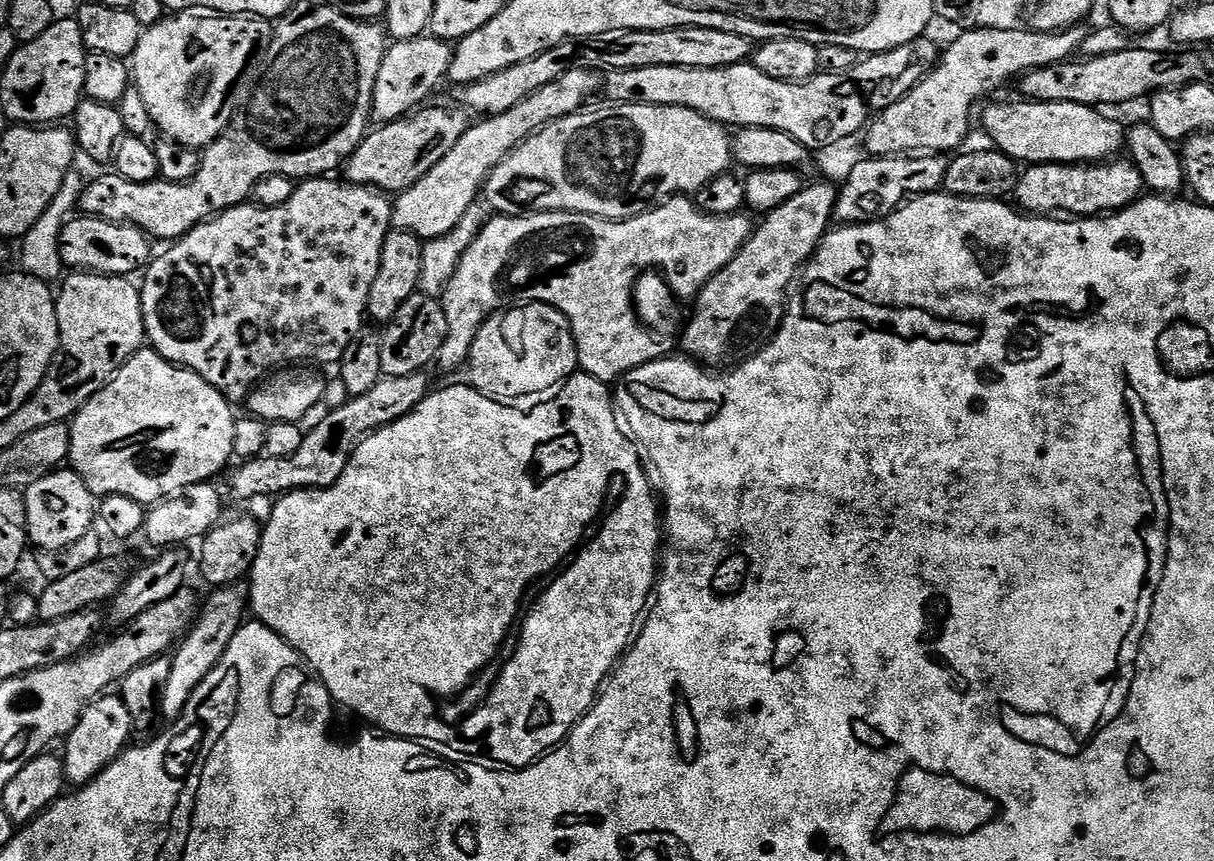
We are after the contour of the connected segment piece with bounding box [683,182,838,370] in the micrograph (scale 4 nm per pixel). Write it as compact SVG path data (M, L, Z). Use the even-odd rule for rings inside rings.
M832 182L821 183L812 184L809 188L808 185L801 187L800 192L794 194L794 198L790 198L790 202L767 213L761 219L764 221L758 224L752 236L742 246L742 250L738 250L734 259L718 274L714 274L714 278L710 278L710 282L706 282L703 290L695 296L691 305L692 317L684 328L683 351L691 359L712 370L728 370L745 358L755 356L776 335L784 322L786 297L798 273L816 253L816 248L834 220L837 185Z

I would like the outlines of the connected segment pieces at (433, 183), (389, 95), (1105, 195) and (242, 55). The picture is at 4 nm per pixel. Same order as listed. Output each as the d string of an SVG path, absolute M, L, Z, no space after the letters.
M921 38L910 42L906 46L898 46L889 52L878 52L865 55L857 59L852 68L841 72L821 71L819 74L802 81L801 84L787 84L781 80L770 78L762 74L762 70L755 68L751 62L726 66L725 68L687 68L686 66L646 66L642 70L614 70L613 68L579 68L578 70L566 70L550 86L542 86L542 90L534 90L518 106L510 106L497 116L477 119L468 129L466 134L414 186L410 186L395 197L392 210L393 229L409 232L420 237L421 241L438 239L439 236L450 233L454 226L461 221L463 214L471 206L477 203L481 195L484 181L487 180L493 168L502 162L508 153L514 151L523 140L533 136L547 124L561 120L564 116L572 116L575 112L591 109L593 106L611 106L613 104L661 104L662 106L682 106L695 112L701 112L712 120L717 120L725 126L742 128L773 128L788 132L798 142L802 142L810 150L817 150L830 143L847 136L856 136L869 121L868 108L883 109L885 105L898 102L907 96L912 87L924 79L938 63L938 48L929 38Z
M431 34L415 36L412 40L395 41L385 51L382 66L378 70L378 82L374 82L373 117L380 122L391 122L407 117L413 110L419 109L427 101L424 99L440 83L445 83L452 53L453 49L445 41L438 40Z
M1120 159L1086 164L1033 164L1025 167L1020 173L1020 181L1016 183L1015 203L1029 214L1067 214L1072 218L1100 218L1122 208L1129 208L1134 201L1141 199L1145 191L1144 179L1131 159Z
M184 17L184 19L171 20L171 23L165 23L163 20L158 21L154 26L144 30L142 38L138 38L138 46L130 58L130 80L142 94L142 99L146 101L146 110L150 110L150 118L157 129L164 131L163 135L169 140L178 142L182 146L190 146L197 150L203 150L209 144L213 144L218 137L228 128L229 122L232 121L232 115L238 107L238 97L242 92L242 81L246 74L259 60L264 57L264 52L270 46L272 41L273 25L265 20L261 23L249 23L242 20L193 20Z

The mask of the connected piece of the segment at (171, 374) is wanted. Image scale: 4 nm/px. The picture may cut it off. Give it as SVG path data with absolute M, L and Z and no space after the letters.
M145 346L134 355L124 365L116 371L116 375L100 389L99 392L88 399L80 408L79 412L72 417L70 421L70 450L68 451L67 463L71 471L77 472L86 482L86 486L92 491L92 495L97 498L105 496L125 496L134 498L134 502L151 506L158 504L170 496L183 492L184 489L194 486L201 482L211 481L212 476L216 476L224 467L229 467L228 460L233 459L232 451L234 450L234 426L237 417L232 416L233 405L220 393L210 382L203 380L197 372L191 372L188 368L181 368L171 364L166 358L162 358L158 353L152 351L151 347Z

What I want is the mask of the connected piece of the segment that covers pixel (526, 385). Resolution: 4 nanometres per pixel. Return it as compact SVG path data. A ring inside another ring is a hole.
M527 301L522 305L515 305L494 316L489 316L486 323L479 328L471 344L466 373L468 372L470 378L469 385L485 396L495 400L515 400L514 398L536 394L540 396L546 390L553 391L572 376L578 367L577 348L573 342L569 320L556 307L546 303Z

